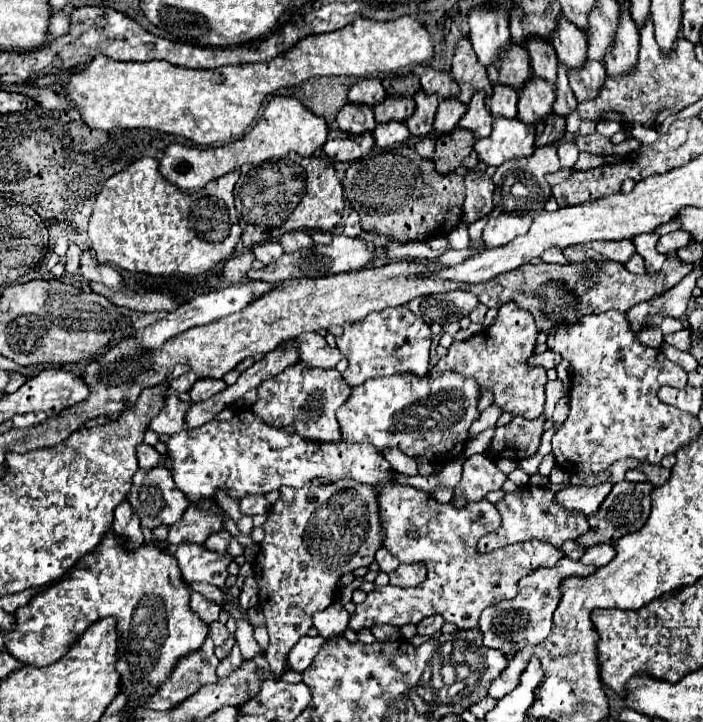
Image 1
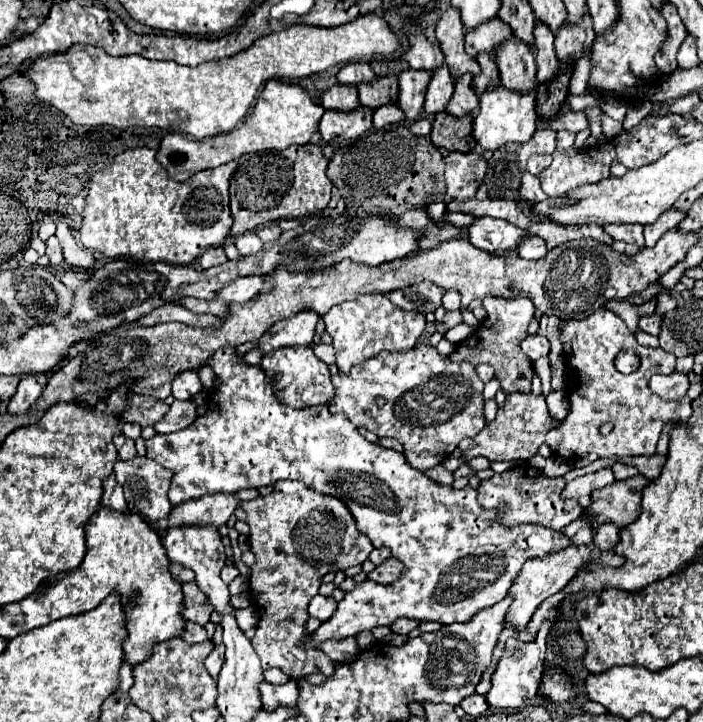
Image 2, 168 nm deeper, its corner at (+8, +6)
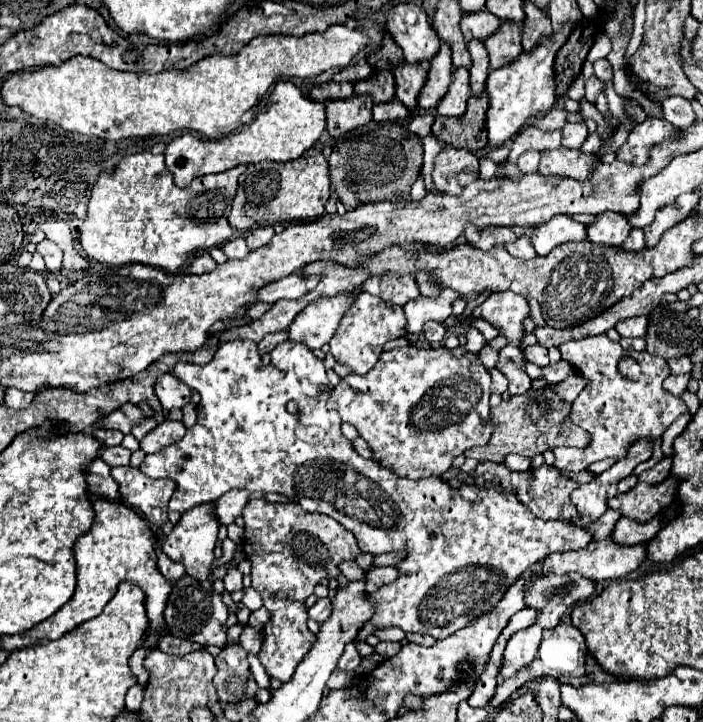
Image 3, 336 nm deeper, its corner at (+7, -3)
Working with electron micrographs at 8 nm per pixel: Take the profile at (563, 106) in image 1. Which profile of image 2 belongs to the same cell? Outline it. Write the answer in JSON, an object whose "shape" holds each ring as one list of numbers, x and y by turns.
{"shape":[[536,22,534,28,534,56,536,56,536,66,538,66,538,82,546,84,554,72,558,72,558,58,554,54,554,34,546,24]]}

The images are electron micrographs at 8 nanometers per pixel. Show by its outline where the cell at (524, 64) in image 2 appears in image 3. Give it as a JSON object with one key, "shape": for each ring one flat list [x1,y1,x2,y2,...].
{"shape":[[503,21,499,25,499,29,487,37,485,41,485,49,489,53,489,67,491,69,499,69,503,65,509,65,511,61,515,61,521,53,521,27,511,23,511,21]]}

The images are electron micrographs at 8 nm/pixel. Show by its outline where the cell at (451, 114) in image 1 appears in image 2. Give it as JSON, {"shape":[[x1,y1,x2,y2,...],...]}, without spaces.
{"shape":[[442,66,442,68,438,68,432,74,432,80,430,80,430,86,428,86,428,92,426,92,424,112,428,116,434,116,438,112,444,112,446,110,446,104,452,98,452,92,454,92,454,82,450,78,448,68]]}

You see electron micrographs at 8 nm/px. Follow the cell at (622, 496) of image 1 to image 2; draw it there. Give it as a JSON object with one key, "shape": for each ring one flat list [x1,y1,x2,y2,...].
{"shape":[[642,474,626,480,616,480,614,484,600,488,592,496,590,508,584,510,584,516,594,520,594,530,602,524,616,524,624,528,640,516,642,490,650,480]]}

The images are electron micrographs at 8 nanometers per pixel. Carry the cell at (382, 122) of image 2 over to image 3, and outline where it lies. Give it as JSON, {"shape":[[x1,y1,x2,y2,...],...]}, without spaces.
{"shape":[[387,101,383,105,375,105,373,107,373,119,377,123,383,121,399,121,399,119,407,119,411,115,411,111,407,111,405,105,399,105,399,101]]}

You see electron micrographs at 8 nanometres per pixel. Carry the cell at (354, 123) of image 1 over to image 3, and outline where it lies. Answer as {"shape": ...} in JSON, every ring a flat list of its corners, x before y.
{"shape":[[321,83,311,89,311,99,327,101,327,99,341,99,353,95,353,83]]}

